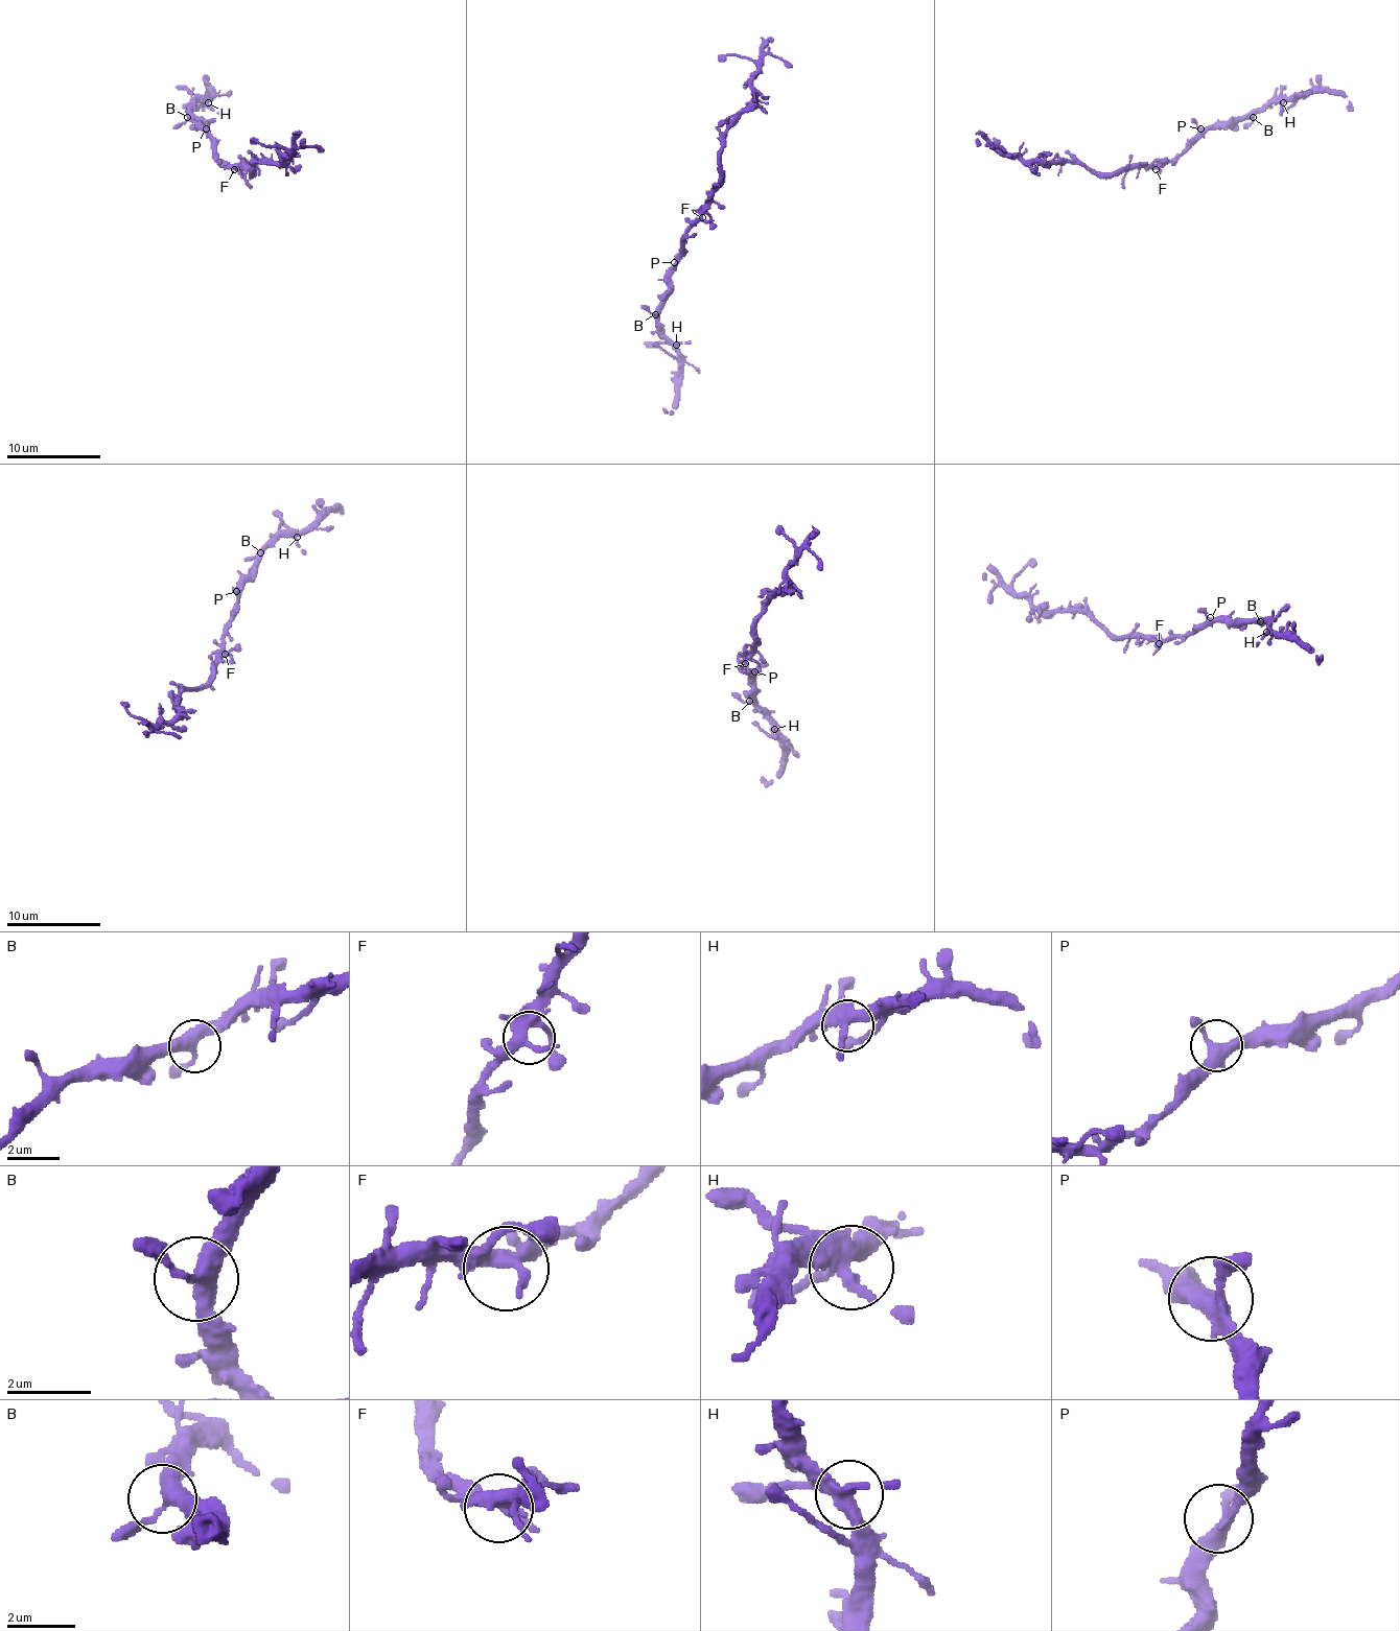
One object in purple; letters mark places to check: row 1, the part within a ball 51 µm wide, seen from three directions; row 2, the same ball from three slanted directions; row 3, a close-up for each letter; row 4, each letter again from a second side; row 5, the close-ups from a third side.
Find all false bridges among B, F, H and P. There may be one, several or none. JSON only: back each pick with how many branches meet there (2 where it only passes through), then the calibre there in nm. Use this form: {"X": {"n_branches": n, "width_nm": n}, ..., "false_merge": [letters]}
{"false_merge": []}

